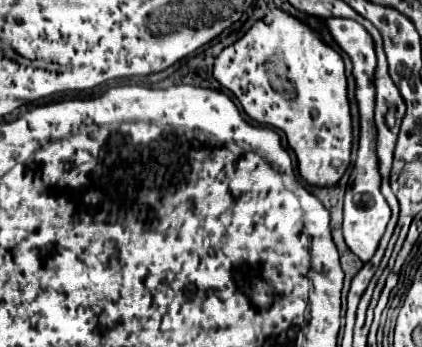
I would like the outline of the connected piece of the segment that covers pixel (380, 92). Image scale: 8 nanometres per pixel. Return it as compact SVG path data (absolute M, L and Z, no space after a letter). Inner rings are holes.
M351 15L351 19L355 19L357 23L361 23L367 33L371 35L373 43L375 43L375 53L377 53L377 69L375 69L375 89L377 89L377 99L375 99L375 127L377 127L377 161L379 161L379 173L381 179L389 179L389 171L391 171L391 163L393 163L393 147L395 147L395 139L399 133L399 123L403 119L403 111L405 111L405 103L397 91L397 87L391 83L391 77L387 73L387 59L383 53L383 43L381 43L381 35L379 31L361 15Z

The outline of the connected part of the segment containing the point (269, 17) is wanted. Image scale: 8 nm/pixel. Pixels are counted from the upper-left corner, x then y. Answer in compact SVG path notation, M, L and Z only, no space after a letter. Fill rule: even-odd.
M273 9L265 15L265 19L253 23L253 27L237 43L219 53L215 59L213 75L223 87L235 93L251 119L261 125L277 127L287 135L287 141L297 155L299 173L307 183L331 187L341 179L351 161L353 141L351 111L347 101L347 77L341 55L327 47L317 31L281 9Z

